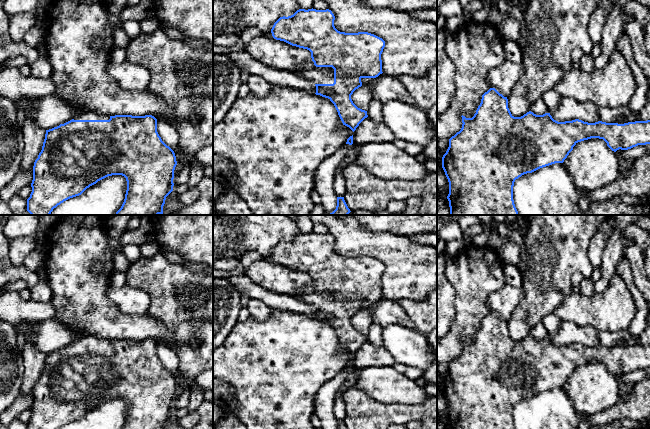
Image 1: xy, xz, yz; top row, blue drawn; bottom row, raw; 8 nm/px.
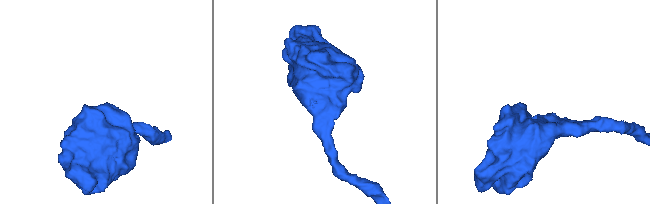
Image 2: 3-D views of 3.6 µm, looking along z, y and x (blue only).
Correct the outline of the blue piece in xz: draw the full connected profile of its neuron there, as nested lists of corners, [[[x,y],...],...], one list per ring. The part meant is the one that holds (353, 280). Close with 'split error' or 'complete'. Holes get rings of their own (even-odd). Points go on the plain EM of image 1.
[[[299,233],[293,239],[280,241],[273,249],[271,257],[274,263],[284,265],[292,270],[307,273],[311,276],[311,282],[315,292],[304,292],[296,297],[316,310],[316,319],[328,322],[335,330],[343,349],[353,356],[359,348],[368,341],[367,335],[358,332],[352,325],[353,316],[362,310],[362,302],[376,302],[382,298],[381,278],[385,271],[385,265],[368,256],[345,257],[338,255],[334,250],[335,240],[331,234]],[[318,291],[332,291],[333,296],[322,296]]] | split error

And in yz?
[[[495,312],[482,319],[481,327],[472,342],[462,341],[462,352],[449,363],[449,371],[442,381],[442,392],[449,406],[449,429],[515,429],[513,410],[516,403],[540,392],[563,387],[573,371],[591,362],[603,363],[614,376],[628,374],[638,369],[650,368],[650,344],[624,348],[584,346],[579,343],[558,346],[550,337],[536,339],[529,335],[521,341],[514,341],[508,332],[508,323]]] | complete

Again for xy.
[[[83,336],[64,348],[46,354],[42,374],[34,386],[32,416],[27,429],[60,429],[112,399],[126,402],[127,414],[122,429],[164,429],[166,421],[173,415],[176,389],[175,377],[159,360],[154,340],[107,340]]] | split error

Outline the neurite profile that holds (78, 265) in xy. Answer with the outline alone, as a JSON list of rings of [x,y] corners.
[[[60,215],[58,222],[51,227],[47,239],[47,256],[43,261],[47,280],[52,290],[51,303],[57,316],[54,318],[69,329],[93,336],[97,339],[152,339],[157,344],[165,344],[168,333],[165,325],[148,316],[129,315],[121,312],[107,295],[108,281],[116,271],[112,259],[112,247],[109,244],[104,215]]]

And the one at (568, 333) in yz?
[[[561,321],[556,334],[550,339],[558,346],[572,345],[575,343],[588,347],[595,347],[599,343],[600,331],[590,325],[578,326],[568,321]]]

